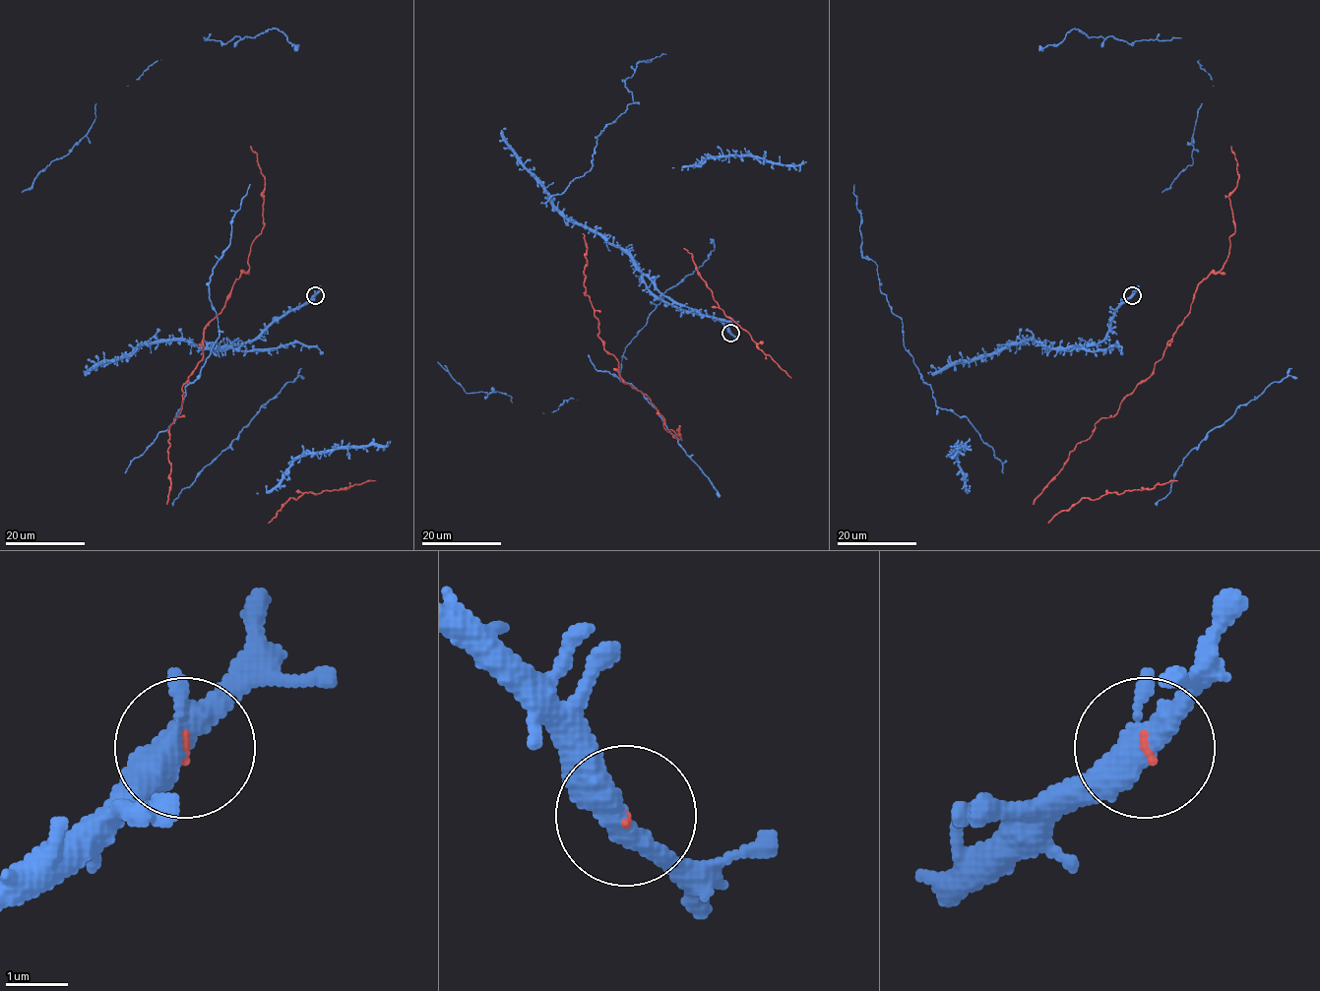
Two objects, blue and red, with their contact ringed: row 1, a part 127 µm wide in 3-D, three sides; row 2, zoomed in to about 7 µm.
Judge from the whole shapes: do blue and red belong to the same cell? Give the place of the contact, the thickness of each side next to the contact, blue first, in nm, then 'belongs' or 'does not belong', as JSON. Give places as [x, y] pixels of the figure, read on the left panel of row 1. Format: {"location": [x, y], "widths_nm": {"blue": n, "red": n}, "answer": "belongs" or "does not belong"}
{"location": [315, 295], "widths_nm": {"blue": 380, "red": 60}, "answer": "belongs"}

